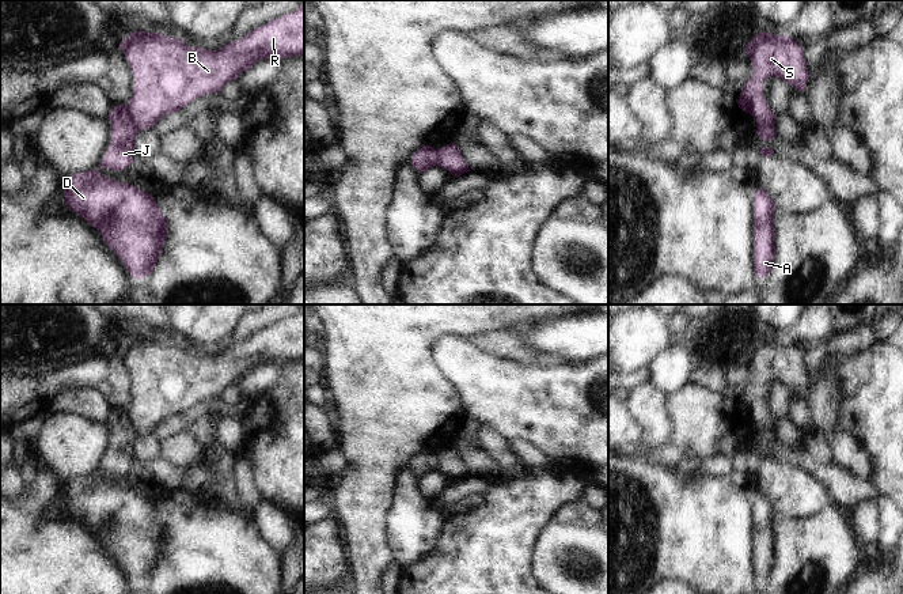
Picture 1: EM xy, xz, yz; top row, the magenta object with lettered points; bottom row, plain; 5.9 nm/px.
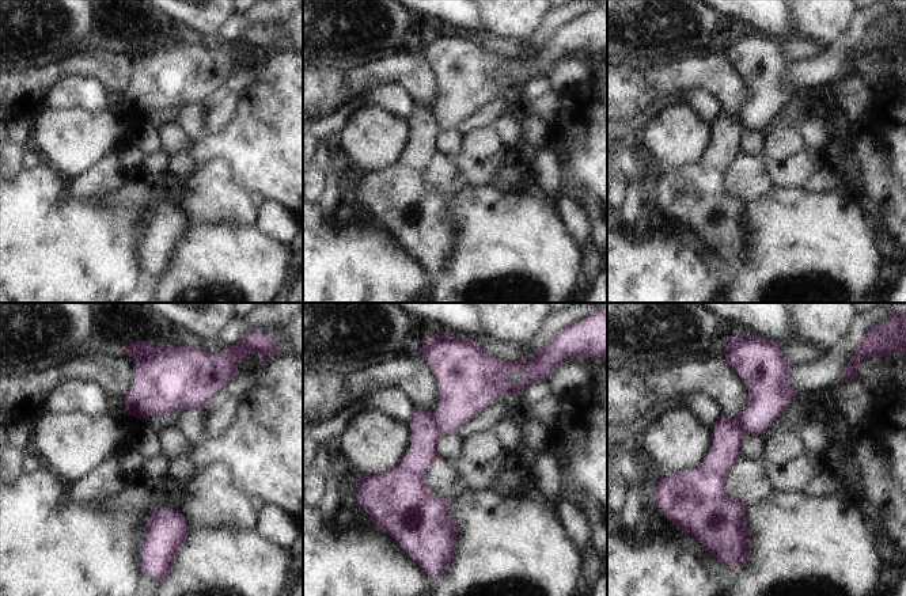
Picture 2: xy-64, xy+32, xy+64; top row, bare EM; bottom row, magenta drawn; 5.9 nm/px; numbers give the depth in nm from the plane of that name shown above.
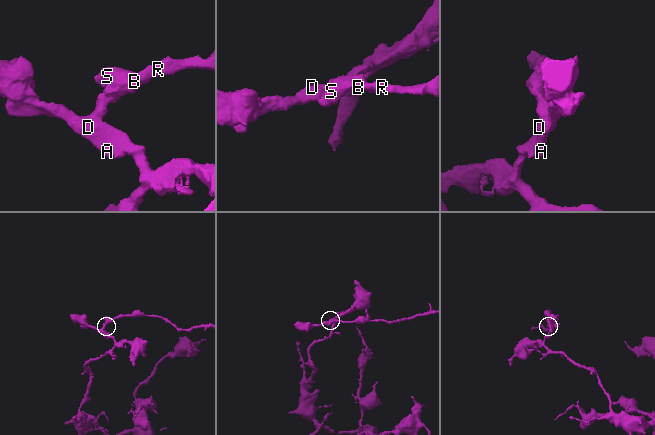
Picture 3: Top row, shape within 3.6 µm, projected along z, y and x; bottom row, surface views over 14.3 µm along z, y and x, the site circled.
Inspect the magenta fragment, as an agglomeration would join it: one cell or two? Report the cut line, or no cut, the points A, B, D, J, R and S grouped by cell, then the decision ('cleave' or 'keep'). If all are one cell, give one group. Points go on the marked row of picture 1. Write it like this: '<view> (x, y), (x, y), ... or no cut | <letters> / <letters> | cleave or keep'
xy (126, 105), (133, 121), (140, 128) | A D J / B R S | cleave

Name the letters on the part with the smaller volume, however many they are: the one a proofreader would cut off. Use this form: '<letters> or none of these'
B, R, S

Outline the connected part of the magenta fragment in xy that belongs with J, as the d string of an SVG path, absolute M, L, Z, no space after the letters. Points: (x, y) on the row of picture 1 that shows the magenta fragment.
M115 105L107 118L111 122L110 145L99 166L122 171L134 160L134 139L140 128L125 105Z

